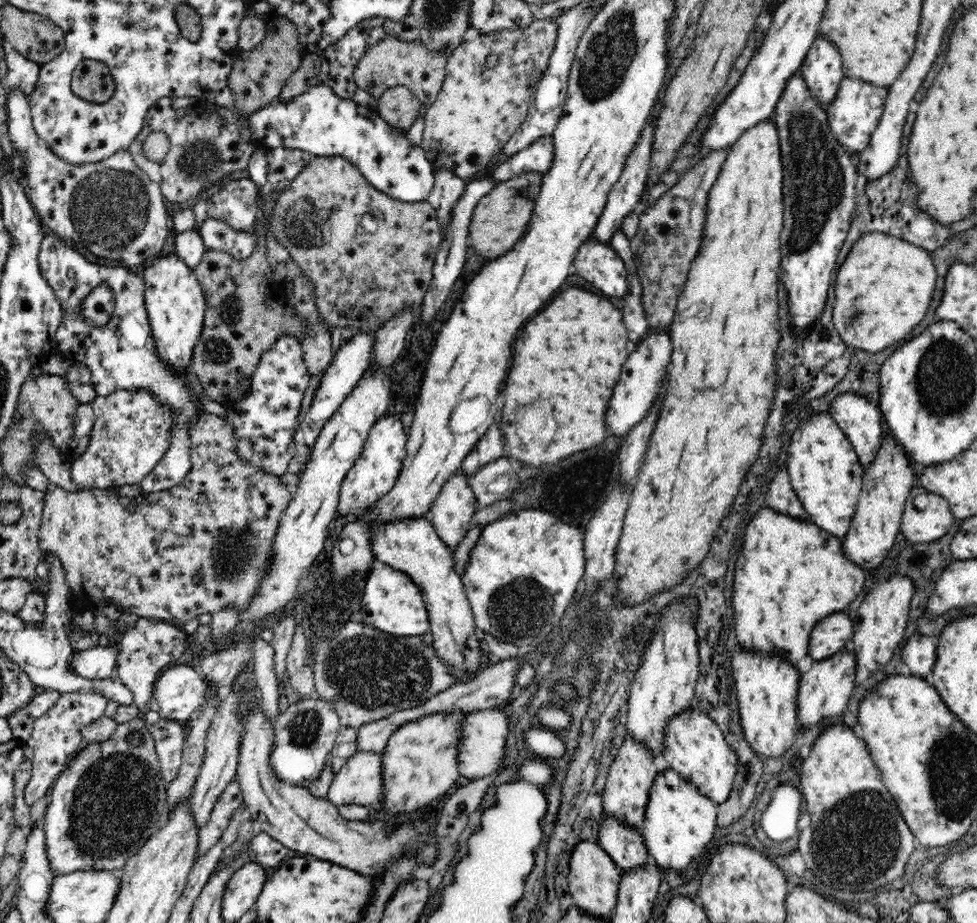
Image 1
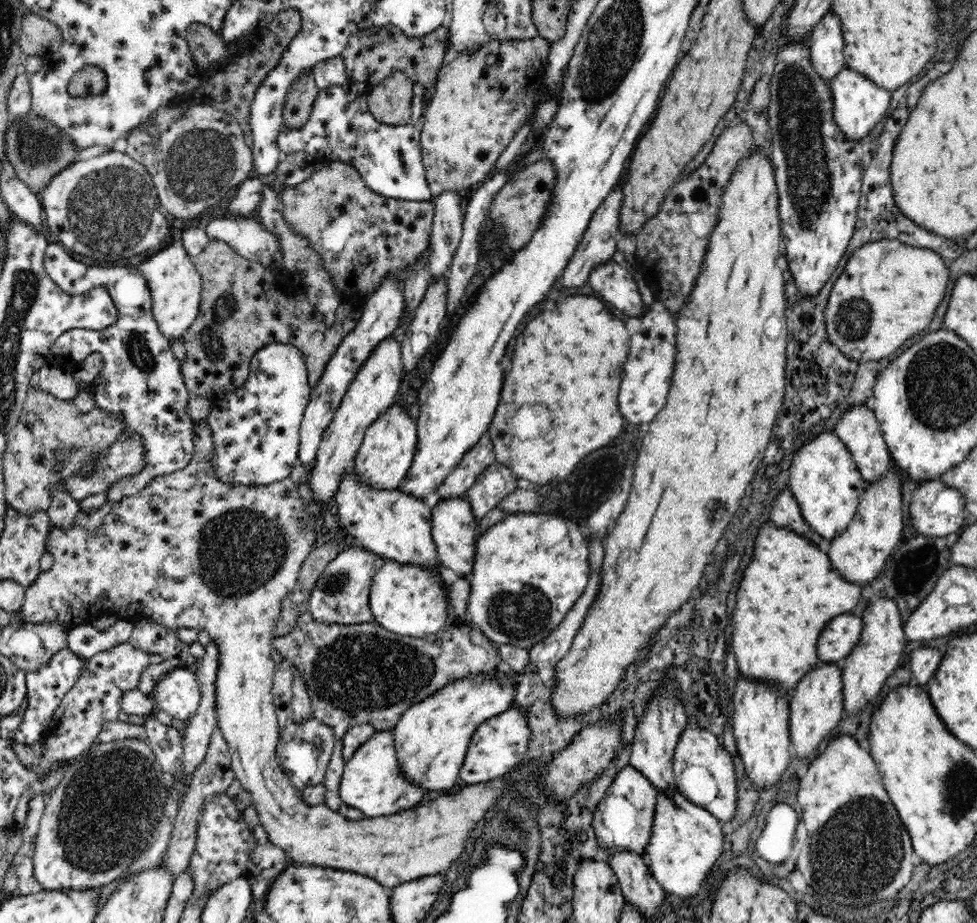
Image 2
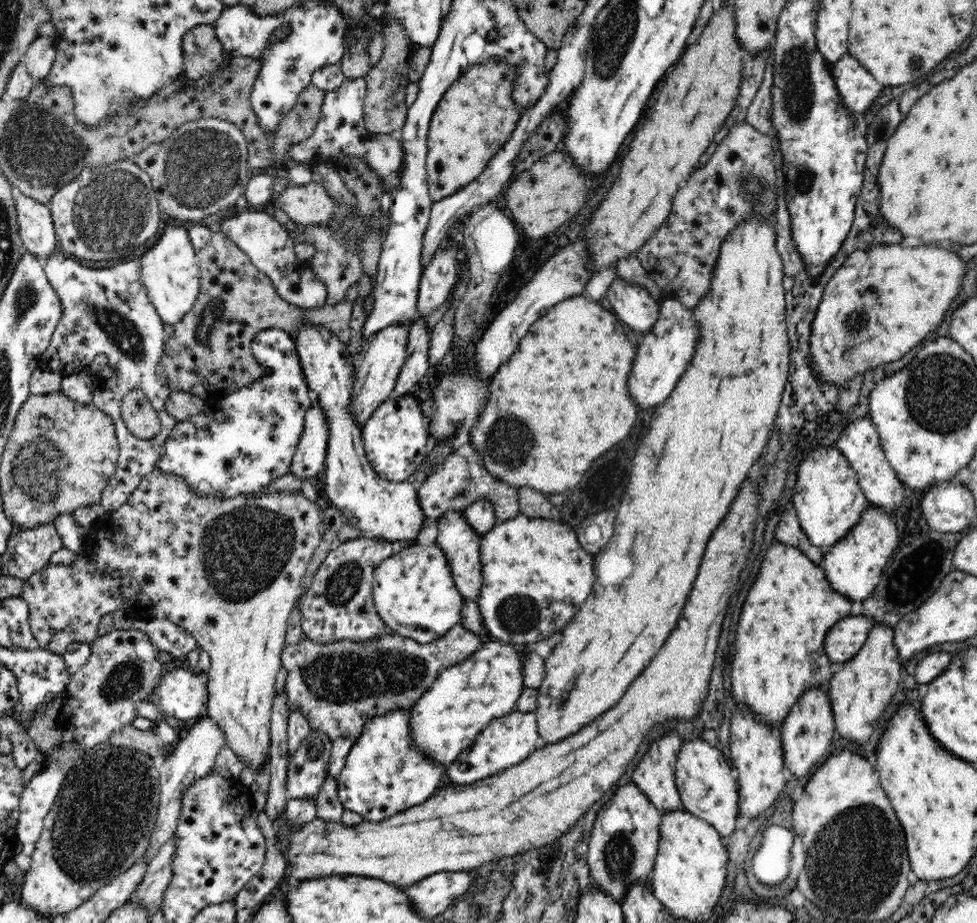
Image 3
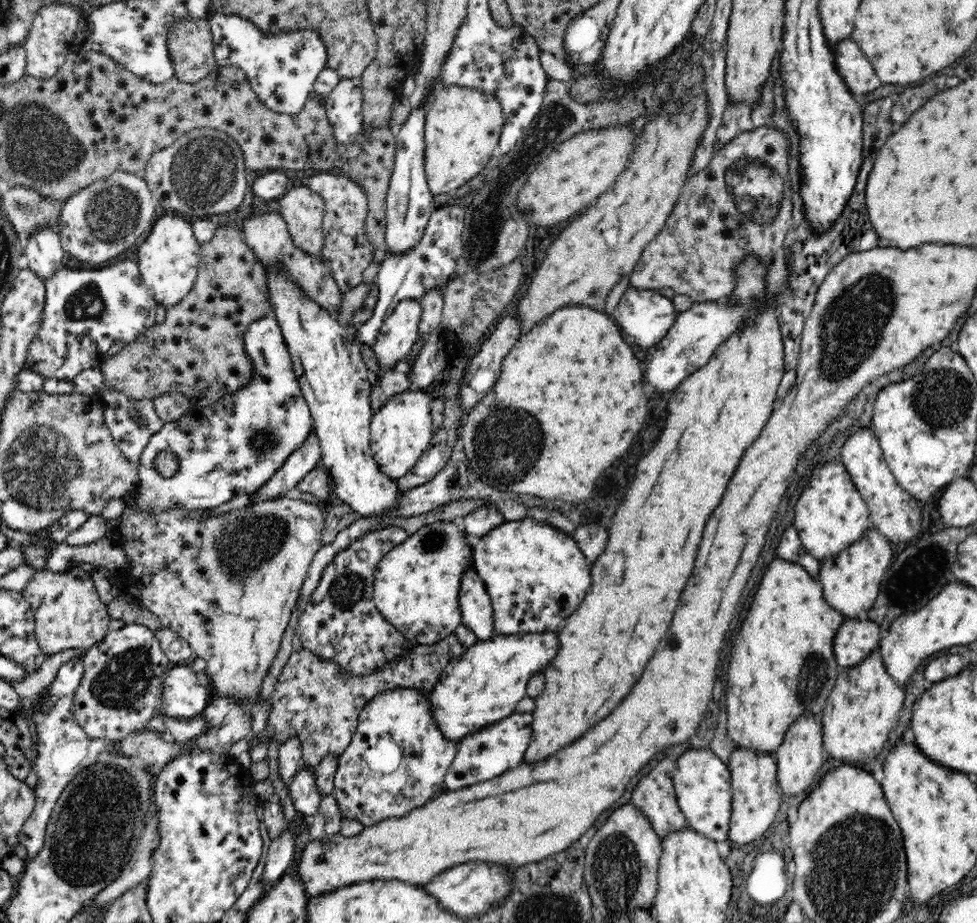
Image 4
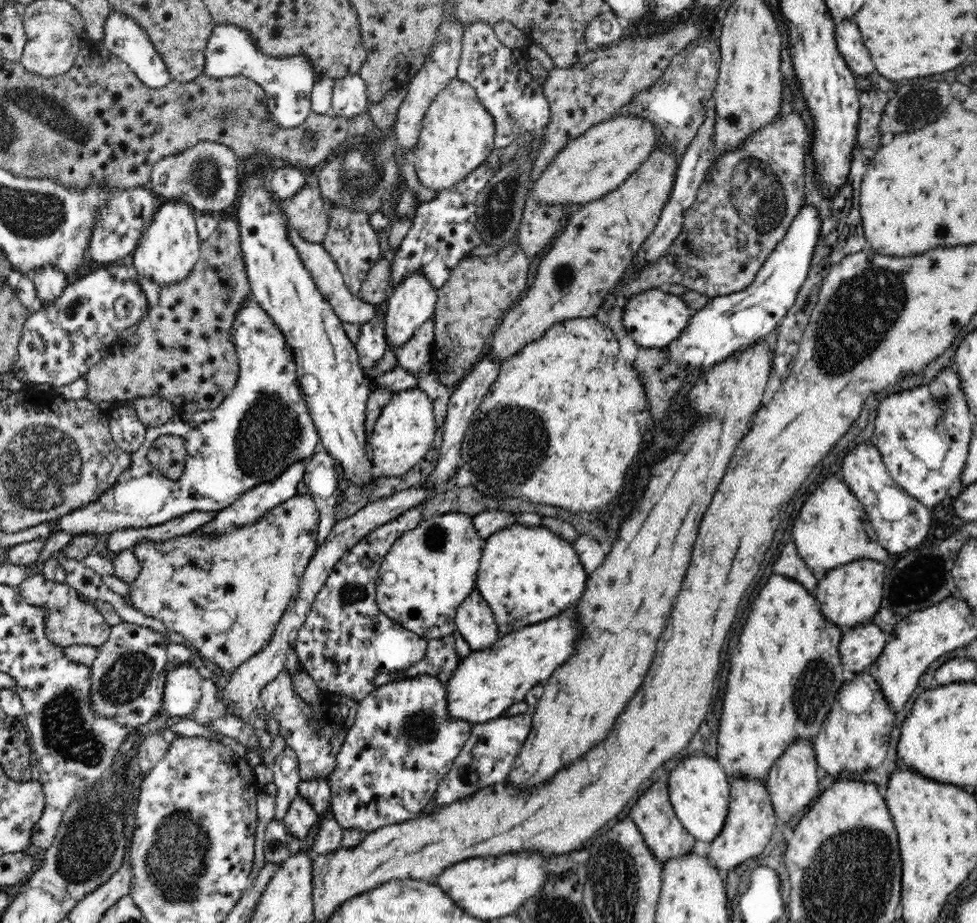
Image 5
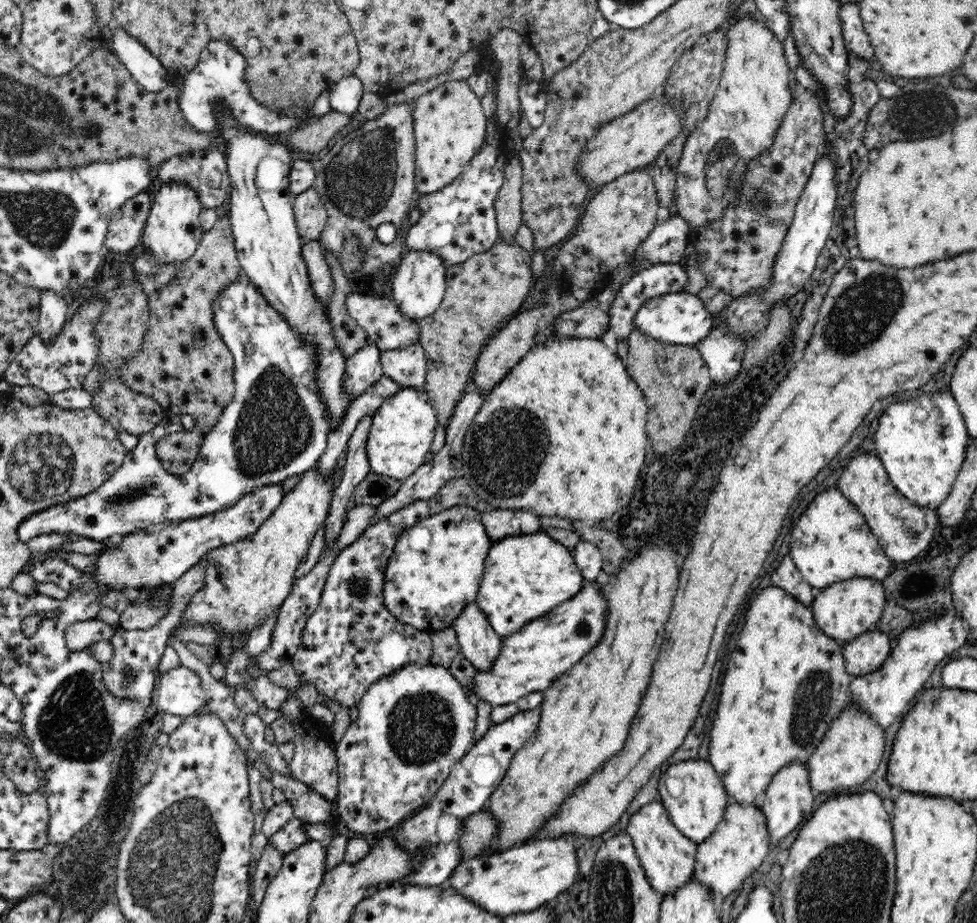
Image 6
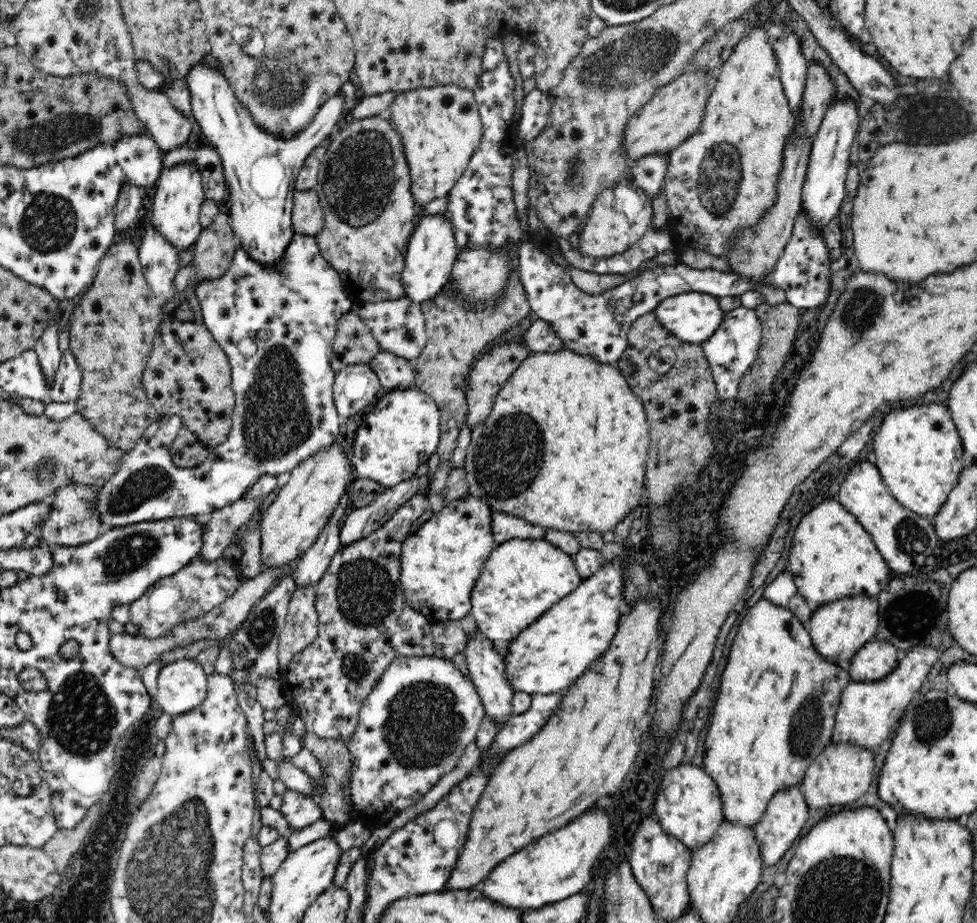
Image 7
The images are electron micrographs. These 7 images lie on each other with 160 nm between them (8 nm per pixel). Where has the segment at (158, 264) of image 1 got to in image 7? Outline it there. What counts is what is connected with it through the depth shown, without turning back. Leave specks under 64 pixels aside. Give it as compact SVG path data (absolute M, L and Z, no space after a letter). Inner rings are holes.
M180 162L172 168L163 168L158 180L152 190L148 207L152 210L152 225L155 226L161 235L175 244L179 250L188 248L195 243L203 231L200 212L201 204L205 201L204 185L201 172L193 162Z

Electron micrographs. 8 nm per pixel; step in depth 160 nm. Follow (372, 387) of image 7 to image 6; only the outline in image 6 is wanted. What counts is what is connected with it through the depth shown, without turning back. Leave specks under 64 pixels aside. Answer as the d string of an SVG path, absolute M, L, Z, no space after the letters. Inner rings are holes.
M370 342L346 360L342 387L346 389L344 393L348 393L350 402L383 377L380 353L381 350Z

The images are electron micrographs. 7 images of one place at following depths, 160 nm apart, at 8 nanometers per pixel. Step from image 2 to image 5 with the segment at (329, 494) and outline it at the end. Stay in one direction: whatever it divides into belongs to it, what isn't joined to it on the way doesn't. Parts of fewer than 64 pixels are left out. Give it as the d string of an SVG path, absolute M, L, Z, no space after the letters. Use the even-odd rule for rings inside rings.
M417 270L410 272L398 286L391 288L386 300L385 334L391 340L392 348L400 348L414 334L414 330L433 316L437 300L437 288Z

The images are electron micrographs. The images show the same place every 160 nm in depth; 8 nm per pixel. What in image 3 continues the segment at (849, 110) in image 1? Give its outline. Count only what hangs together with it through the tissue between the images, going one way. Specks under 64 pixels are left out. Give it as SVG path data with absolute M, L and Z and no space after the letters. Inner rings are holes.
M848 52L832 64L831 72L844 108L854 114L864 114L879 98L883 85Z

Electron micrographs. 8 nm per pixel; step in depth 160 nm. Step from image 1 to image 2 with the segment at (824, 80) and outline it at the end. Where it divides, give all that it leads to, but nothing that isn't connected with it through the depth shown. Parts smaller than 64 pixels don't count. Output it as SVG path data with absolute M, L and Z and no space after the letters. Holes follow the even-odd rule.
M824 12L822 20L810 30L807 45L812 67L824 80L832 80L845 68L844 38L836 14Z

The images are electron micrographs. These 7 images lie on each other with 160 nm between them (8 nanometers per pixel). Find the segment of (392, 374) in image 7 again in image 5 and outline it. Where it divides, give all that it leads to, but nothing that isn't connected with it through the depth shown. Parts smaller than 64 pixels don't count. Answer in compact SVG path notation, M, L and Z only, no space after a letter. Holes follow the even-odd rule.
M430 317L414 330L414 334L400 348L392 348L391 351L395 356L395 366L414 373L416 386L430 397L436 425L443 430L451 391L436 379L432 371L433 336L434 319Z

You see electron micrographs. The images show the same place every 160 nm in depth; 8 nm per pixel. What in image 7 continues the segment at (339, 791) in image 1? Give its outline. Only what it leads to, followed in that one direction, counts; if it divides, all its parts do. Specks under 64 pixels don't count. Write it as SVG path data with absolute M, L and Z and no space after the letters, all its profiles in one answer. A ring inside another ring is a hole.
M432 655L392 660L360 708L359 725L347 749L351 755L348 791L352 798L351 822L374 829L383 825L386 818L418 802L458 764L466 747L475 742L485 716L484 705L471 678L456 668L451 659Z

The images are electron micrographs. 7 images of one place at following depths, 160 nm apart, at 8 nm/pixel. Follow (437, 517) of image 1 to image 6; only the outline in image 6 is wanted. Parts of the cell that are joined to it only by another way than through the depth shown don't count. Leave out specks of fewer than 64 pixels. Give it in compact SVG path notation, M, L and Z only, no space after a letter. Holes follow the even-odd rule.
M475 602L470 603L456 617L453 627L462 654L476 672L487 671L497 659L504 639L494 632L488 617L478 609Z

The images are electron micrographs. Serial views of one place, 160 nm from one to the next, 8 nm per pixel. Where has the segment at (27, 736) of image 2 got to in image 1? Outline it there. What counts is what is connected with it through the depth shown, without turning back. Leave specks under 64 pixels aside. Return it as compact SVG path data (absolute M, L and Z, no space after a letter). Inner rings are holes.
M94 646L86 650L72 650L70 669L88 679L108 679L117 668L117 654L114 647Z

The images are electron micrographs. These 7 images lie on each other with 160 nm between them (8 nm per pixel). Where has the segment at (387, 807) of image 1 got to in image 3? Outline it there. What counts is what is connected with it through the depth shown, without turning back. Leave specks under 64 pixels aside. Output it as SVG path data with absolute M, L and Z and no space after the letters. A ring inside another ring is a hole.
M486 637L468 658L437 675L432 686L411 708L409 729L417 748L446 768L460 752L467 750L488 724L514 711L525 689L523 648L524 645L506 644Z

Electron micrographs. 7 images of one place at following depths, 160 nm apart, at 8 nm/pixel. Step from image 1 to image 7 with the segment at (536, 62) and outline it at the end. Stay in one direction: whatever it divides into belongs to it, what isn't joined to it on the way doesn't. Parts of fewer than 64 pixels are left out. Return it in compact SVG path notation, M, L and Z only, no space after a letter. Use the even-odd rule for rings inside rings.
M459 84L400 91L383 116L400 135L410 171L412 198L425 210L426 204L435 198L449 194L480 146L483 126L474 93Z

